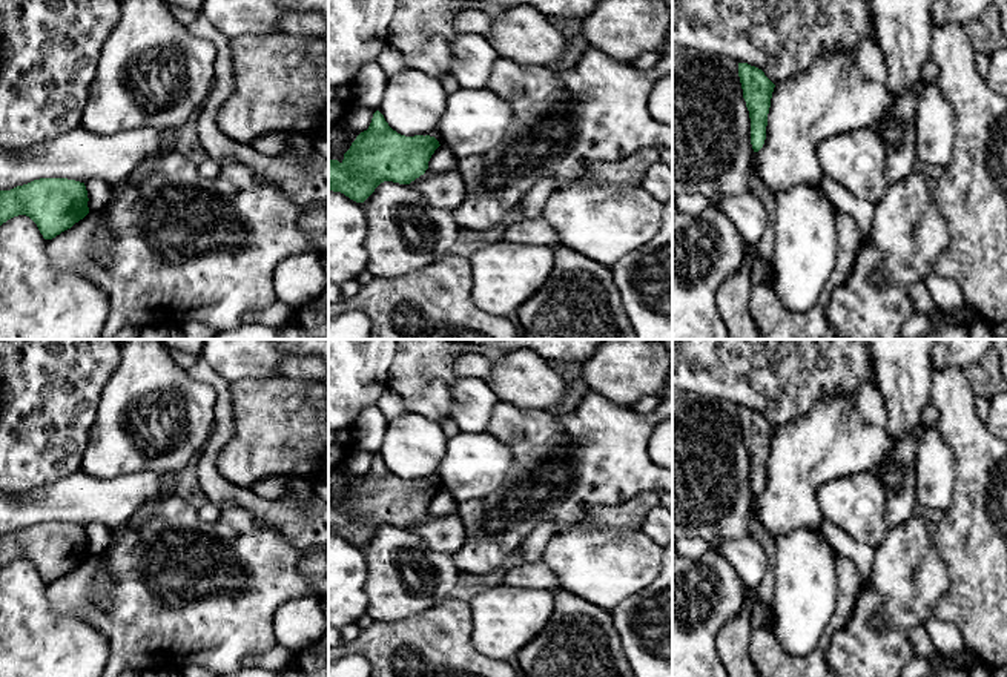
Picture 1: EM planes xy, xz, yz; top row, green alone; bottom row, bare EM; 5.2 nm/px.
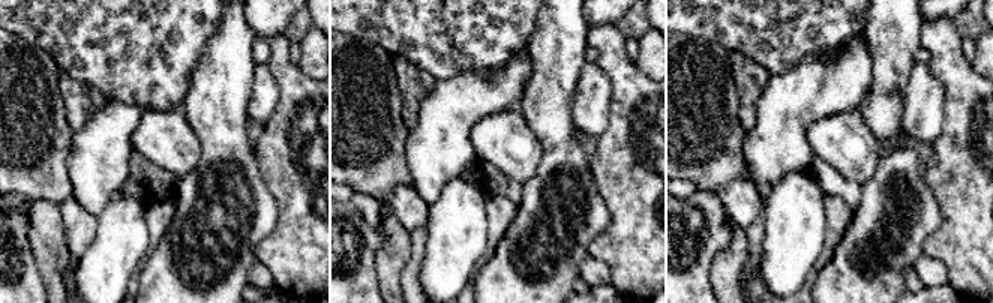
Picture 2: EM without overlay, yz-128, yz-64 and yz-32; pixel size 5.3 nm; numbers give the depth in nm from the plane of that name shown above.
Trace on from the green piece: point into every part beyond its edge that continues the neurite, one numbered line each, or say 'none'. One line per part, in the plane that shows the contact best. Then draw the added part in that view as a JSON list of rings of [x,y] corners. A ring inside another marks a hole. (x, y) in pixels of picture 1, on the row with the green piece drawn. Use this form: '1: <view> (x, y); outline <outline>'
none

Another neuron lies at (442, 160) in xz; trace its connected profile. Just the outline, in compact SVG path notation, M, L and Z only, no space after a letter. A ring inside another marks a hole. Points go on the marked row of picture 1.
M439 146L428 161L428 169L433 172L450 172L457 169L457 166L459 160L444 146Z

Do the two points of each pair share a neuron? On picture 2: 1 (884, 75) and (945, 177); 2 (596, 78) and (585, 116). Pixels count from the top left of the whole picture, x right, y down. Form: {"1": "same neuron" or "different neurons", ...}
{"1": "different neurons", "2": "same neuron"}

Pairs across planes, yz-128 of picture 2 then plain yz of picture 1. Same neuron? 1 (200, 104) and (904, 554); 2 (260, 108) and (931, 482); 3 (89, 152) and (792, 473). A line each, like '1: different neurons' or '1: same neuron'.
1: same neuron
2: same neuron
3: same neuron

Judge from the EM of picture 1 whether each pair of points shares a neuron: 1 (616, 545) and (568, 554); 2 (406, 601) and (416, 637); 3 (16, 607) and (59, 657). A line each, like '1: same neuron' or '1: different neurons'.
1: same neuron
2: different neurons
3: same neuron

